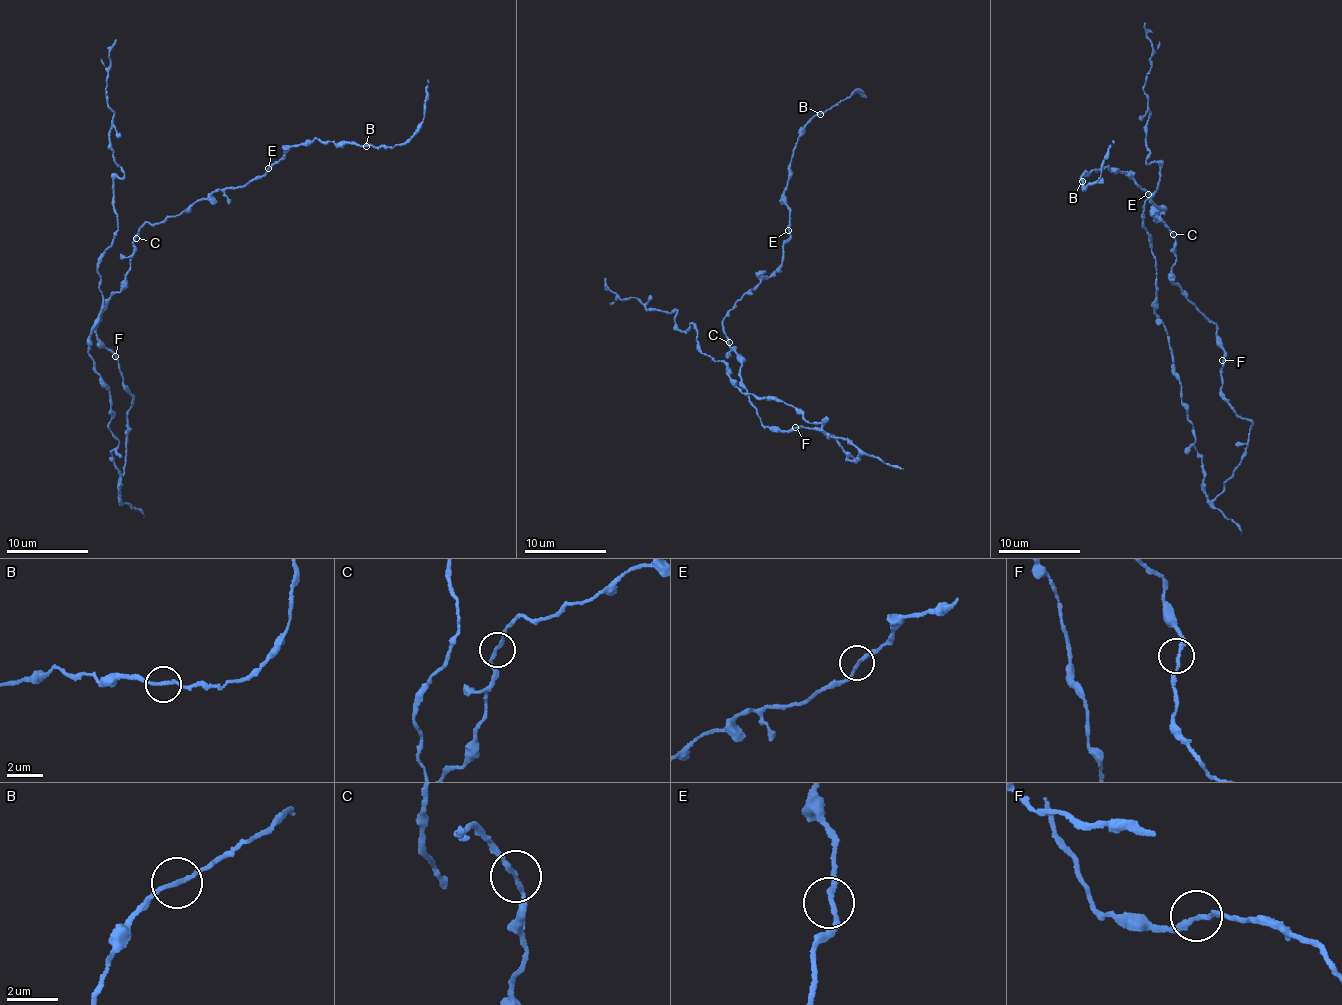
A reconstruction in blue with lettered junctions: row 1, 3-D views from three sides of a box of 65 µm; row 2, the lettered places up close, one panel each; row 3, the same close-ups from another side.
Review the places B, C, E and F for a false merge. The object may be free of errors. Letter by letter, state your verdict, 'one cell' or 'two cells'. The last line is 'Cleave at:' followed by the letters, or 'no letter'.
B: one cell
C: one cell
E: one cell
F: one cell
Cleave at: no letter

